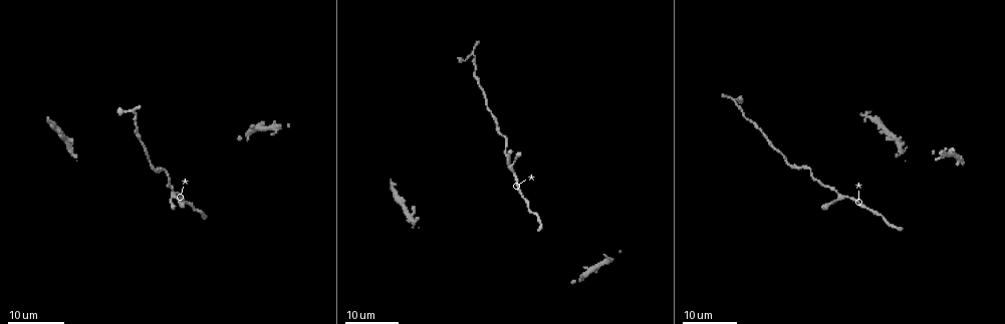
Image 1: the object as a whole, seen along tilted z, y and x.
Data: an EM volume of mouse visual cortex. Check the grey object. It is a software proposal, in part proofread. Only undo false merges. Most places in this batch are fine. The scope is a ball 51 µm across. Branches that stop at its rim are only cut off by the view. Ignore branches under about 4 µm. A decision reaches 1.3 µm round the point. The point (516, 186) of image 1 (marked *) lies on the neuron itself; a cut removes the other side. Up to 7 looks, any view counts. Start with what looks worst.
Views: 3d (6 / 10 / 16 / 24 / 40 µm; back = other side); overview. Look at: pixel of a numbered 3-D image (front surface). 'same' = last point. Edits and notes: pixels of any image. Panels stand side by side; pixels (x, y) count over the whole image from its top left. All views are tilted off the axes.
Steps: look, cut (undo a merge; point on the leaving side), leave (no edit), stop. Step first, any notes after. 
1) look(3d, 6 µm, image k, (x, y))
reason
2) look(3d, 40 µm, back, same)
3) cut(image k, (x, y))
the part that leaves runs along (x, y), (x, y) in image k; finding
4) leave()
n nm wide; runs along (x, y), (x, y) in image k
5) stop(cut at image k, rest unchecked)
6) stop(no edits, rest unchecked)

look(3d, 16 µm, image 1, (509, 166))
four or more arms meet

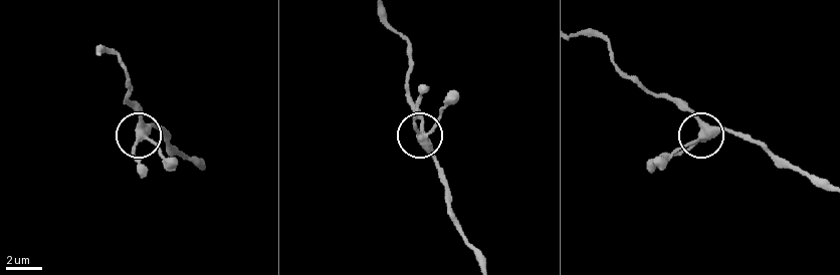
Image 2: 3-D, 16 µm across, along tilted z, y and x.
look(3d, 10 µm, image 2, (420, 140))
zoom in

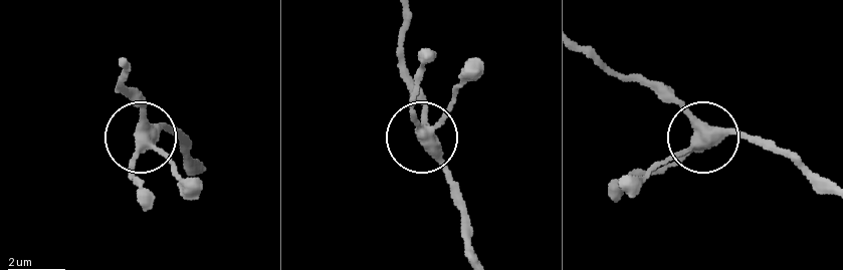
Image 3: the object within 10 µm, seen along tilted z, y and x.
leave()
runs along (799, 161), (744, 138), (707, 137), (659, 86) in image 3; all the same neuron

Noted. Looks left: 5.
look(3d, 16 µm, image 1, (809, 167))
calibre changes

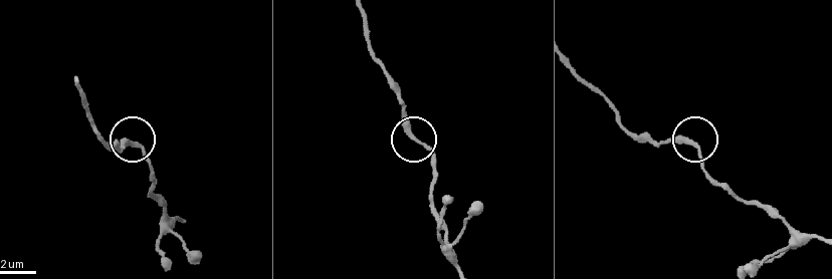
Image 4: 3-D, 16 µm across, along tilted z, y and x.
look(3d, 6 µm, image 4, (696, 143))

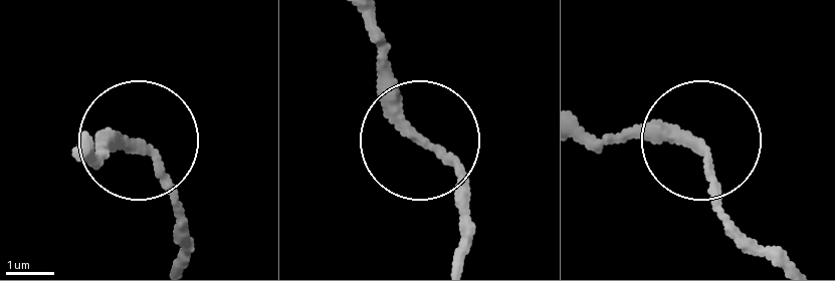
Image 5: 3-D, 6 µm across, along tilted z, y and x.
leave()
one neuron here

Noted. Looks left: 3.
look(3d, 16 µm, image 1, (869, 209))
thin neck

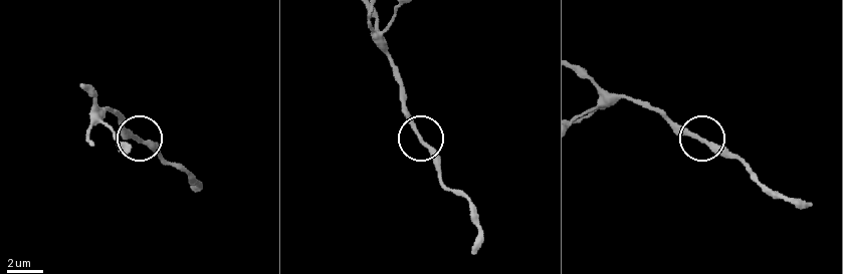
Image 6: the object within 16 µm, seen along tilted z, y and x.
look(3d, 6 µm, image 6, (417, 133))

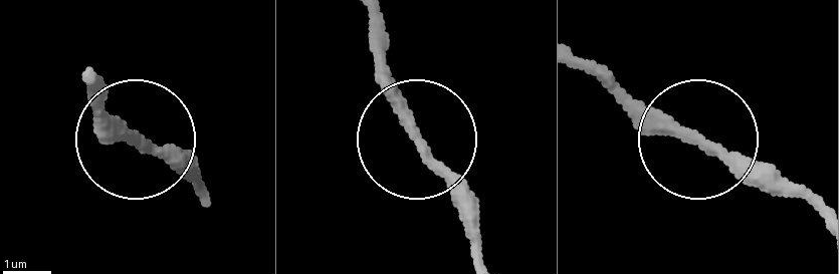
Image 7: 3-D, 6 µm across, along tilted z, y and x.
leave()
runs along (89, 98), (189, 180) in image 7; continuous, no second neuron

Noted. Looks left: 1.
stop(no edits, rest unchecked)

